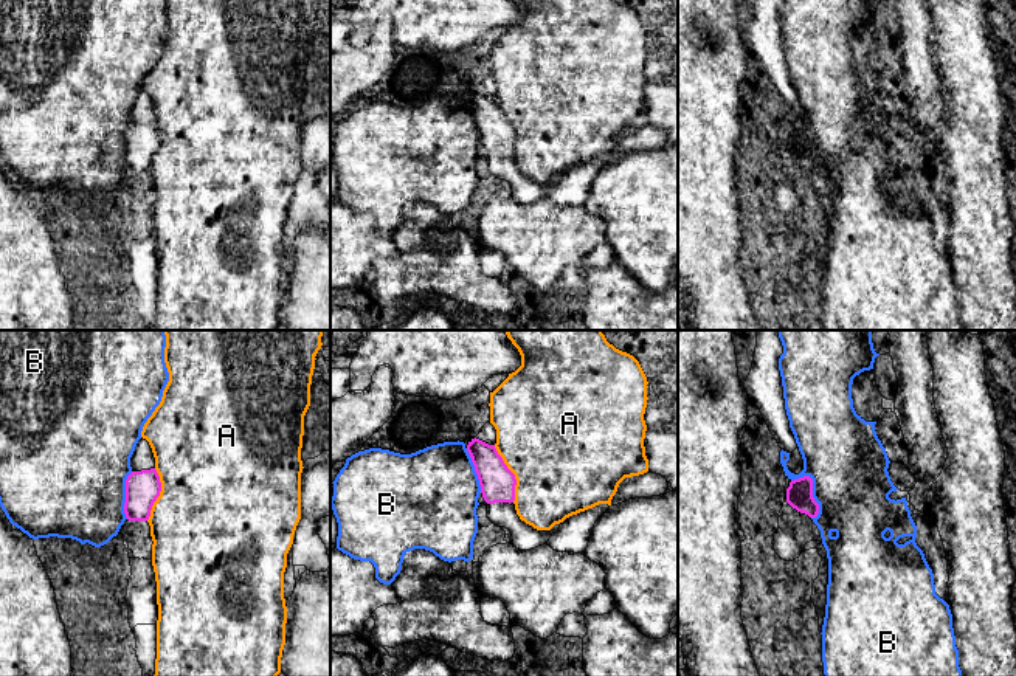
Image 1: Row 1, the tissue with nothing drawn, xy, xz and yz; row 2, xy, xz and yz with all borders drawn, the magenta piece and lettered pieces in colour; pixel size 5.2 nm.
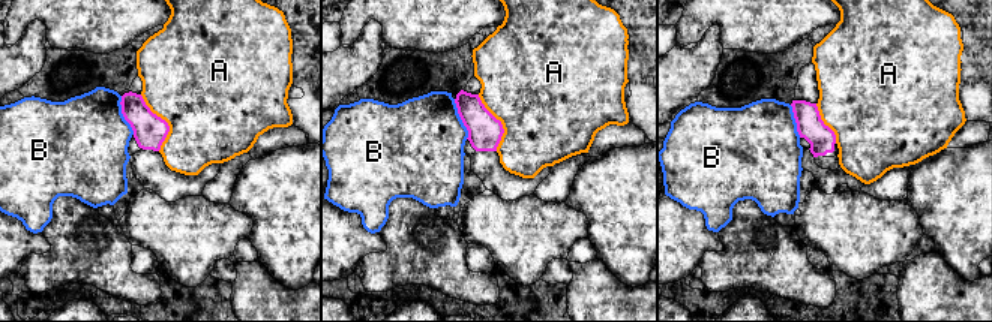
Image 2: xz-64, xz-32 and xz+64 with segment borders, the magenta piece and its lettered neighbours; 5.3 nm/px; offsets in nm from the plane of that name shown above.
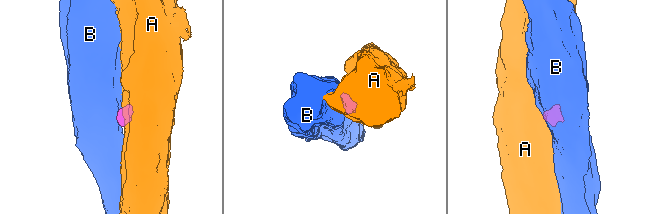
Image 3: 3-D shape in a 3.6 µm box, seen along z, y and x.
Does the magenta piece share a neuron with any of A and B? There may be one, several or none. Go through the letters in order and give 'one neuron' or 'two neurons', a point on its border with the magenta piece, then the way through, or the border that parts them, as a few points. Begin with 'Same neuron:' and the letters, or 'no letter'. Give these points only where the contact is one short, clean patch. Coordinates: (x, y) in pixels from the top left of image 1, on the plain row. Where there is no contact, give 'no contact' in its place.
Same neuron: no letter
A: two neurons | xz (512, 126) | along xz (494, 98), (514, 127), (514, 154)
B: two neurons | yz (812, 141) | along yz (791, 132), (812, 132), (813, 152), (818, 157), (815, 171)

